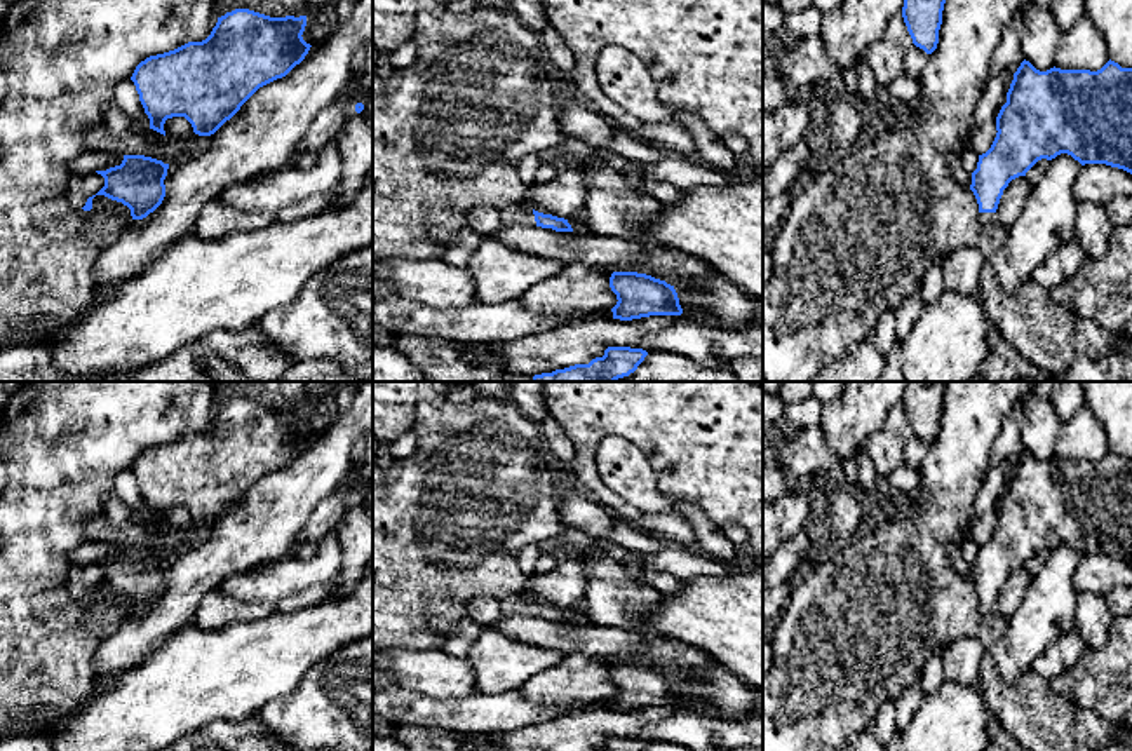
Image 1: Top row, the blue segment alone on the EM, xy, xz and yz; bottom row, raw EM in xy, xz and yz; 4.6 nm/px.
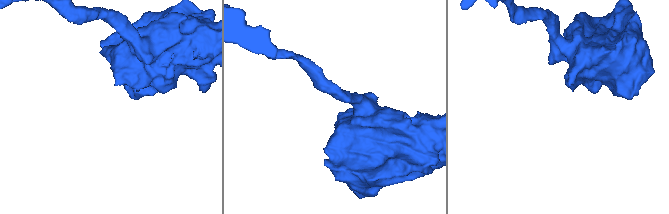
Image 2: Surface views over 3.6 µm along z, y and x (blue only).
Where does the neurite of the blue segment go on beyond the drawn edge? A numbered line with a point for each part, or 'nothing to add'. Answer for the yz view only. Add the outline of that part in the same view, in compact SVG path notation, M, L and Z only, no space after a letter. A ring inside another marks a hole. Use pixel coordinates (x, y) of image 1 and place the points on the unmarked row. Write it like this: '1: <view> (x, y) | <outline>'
1: yz (1030, 710) | M980 603L977 636L986 646L979 688L989 714L998 718L1028 751L1076 751L1081 746L1113 744L1122 725L1111 725L1097 713L1057 695L1048 680L1029 669L1010 683L994 664L993 650L1005 634L1005 620L996 603Z

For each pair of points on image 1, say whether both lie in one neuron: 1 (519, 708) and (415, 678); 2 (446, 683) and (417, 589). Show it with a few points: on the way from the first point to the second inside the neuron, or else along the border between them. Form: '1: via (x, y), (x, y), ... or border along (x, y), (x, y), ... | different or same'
1: border along (476, 692), (432, 697) | different
2: border along (396, 647), (441, 650) | different

